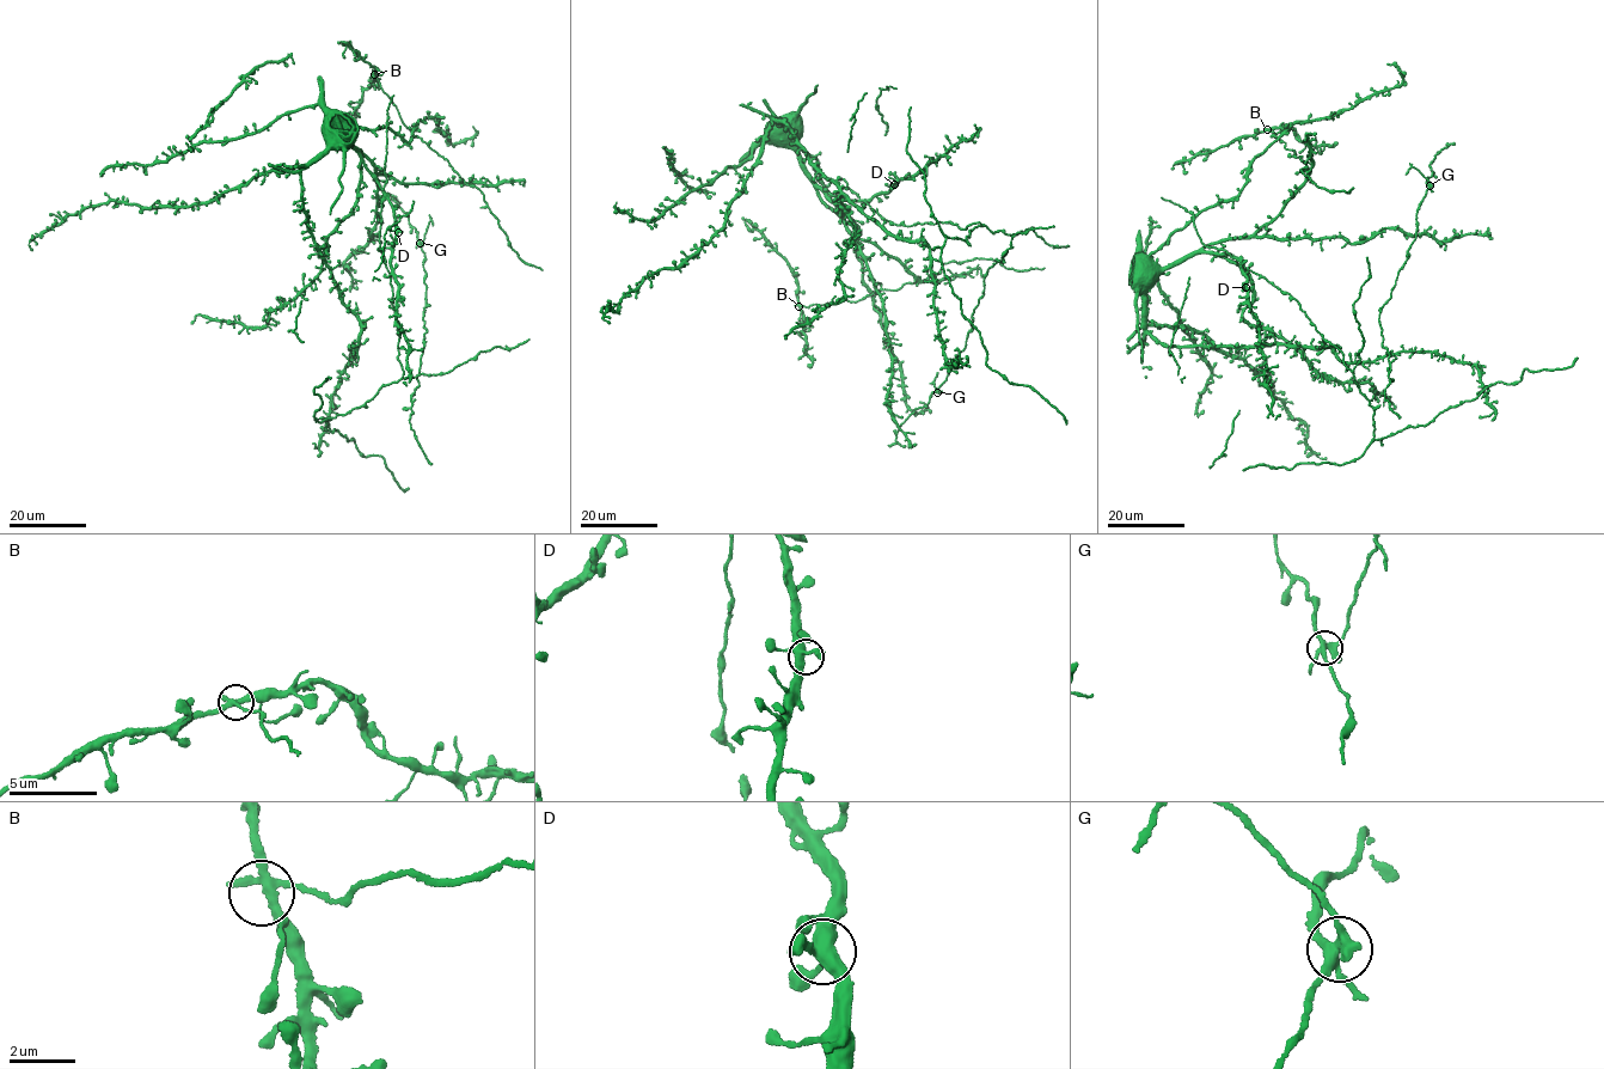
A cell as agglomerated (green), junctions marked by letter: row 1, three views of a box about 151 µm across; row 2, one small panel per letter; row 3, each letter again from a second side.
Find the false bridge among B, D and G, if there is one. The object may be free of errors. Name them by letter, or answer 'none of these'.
G

